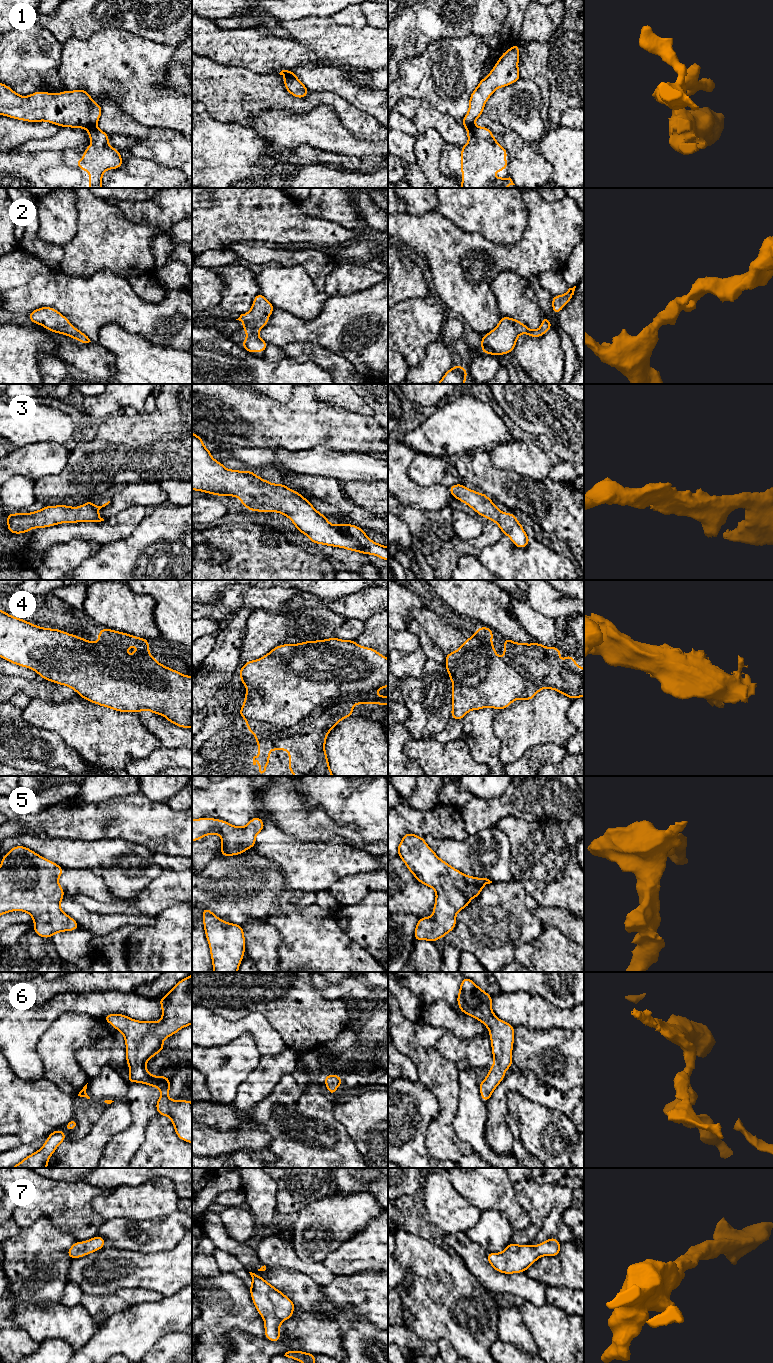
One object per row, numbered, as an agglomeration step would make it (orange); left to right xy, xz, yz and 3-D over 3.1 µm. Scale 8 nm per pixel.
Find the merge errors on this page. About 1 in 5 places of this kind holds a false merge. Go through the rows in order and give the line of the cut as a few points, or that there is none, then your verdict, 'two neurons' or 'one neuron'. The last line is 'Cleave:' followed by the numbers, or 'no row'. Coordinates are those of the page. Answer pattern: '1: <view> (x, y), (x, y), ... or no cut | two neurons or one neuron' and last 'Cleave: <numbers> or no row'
1: xy (95, 126), (88, 129) | two neurons
2: no cut | one neuron
3: no cut | one neuron
4: no cut | one neuron
5: no cut | one neuron
6: no cut | one neuron
7: no cut | one neuron
Cleave: 1

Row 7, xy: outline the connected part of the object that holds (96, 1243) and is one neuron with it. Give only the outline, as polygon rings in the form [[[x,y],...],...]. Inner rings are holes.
[[[101,1236],[93,1237],[86,1242],[76,1241],[66,1252],[71,1258],[80,1258],[92,1252],[102,1249],[105,1246],[105,1239]]]

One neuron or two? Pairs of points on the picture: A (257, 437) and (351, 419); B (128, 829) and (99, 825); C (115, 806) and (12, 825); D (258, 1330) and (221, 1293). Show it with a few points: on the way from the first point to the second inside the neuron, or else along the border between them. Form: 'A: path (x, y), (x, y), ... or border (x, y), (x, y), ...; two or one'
A: path (280, 425), (328, 424); one
B: path (121, 824), (106, 824); one
C: path (89, 820), (62, 820), (50, 824), (38, 824); one
D: path (249, 1321), (230, 1302); one

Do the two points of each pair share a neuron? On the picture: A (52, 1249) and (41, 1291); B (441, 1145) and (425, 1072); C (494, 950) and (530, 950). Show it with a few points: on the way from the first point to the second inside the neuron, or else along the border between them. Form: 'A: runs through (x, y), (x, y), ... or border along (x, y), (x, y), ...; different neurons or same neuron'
A: runs through (52, 1260), (54, 1278), (52, 1281); same neuron
B: runs through (441, 1127), (445, 1118), (445, 1092), (443, 1090); same neuron
C: border along (534, 937), (521, 943), (516, 948), (514, 959); different neurons

